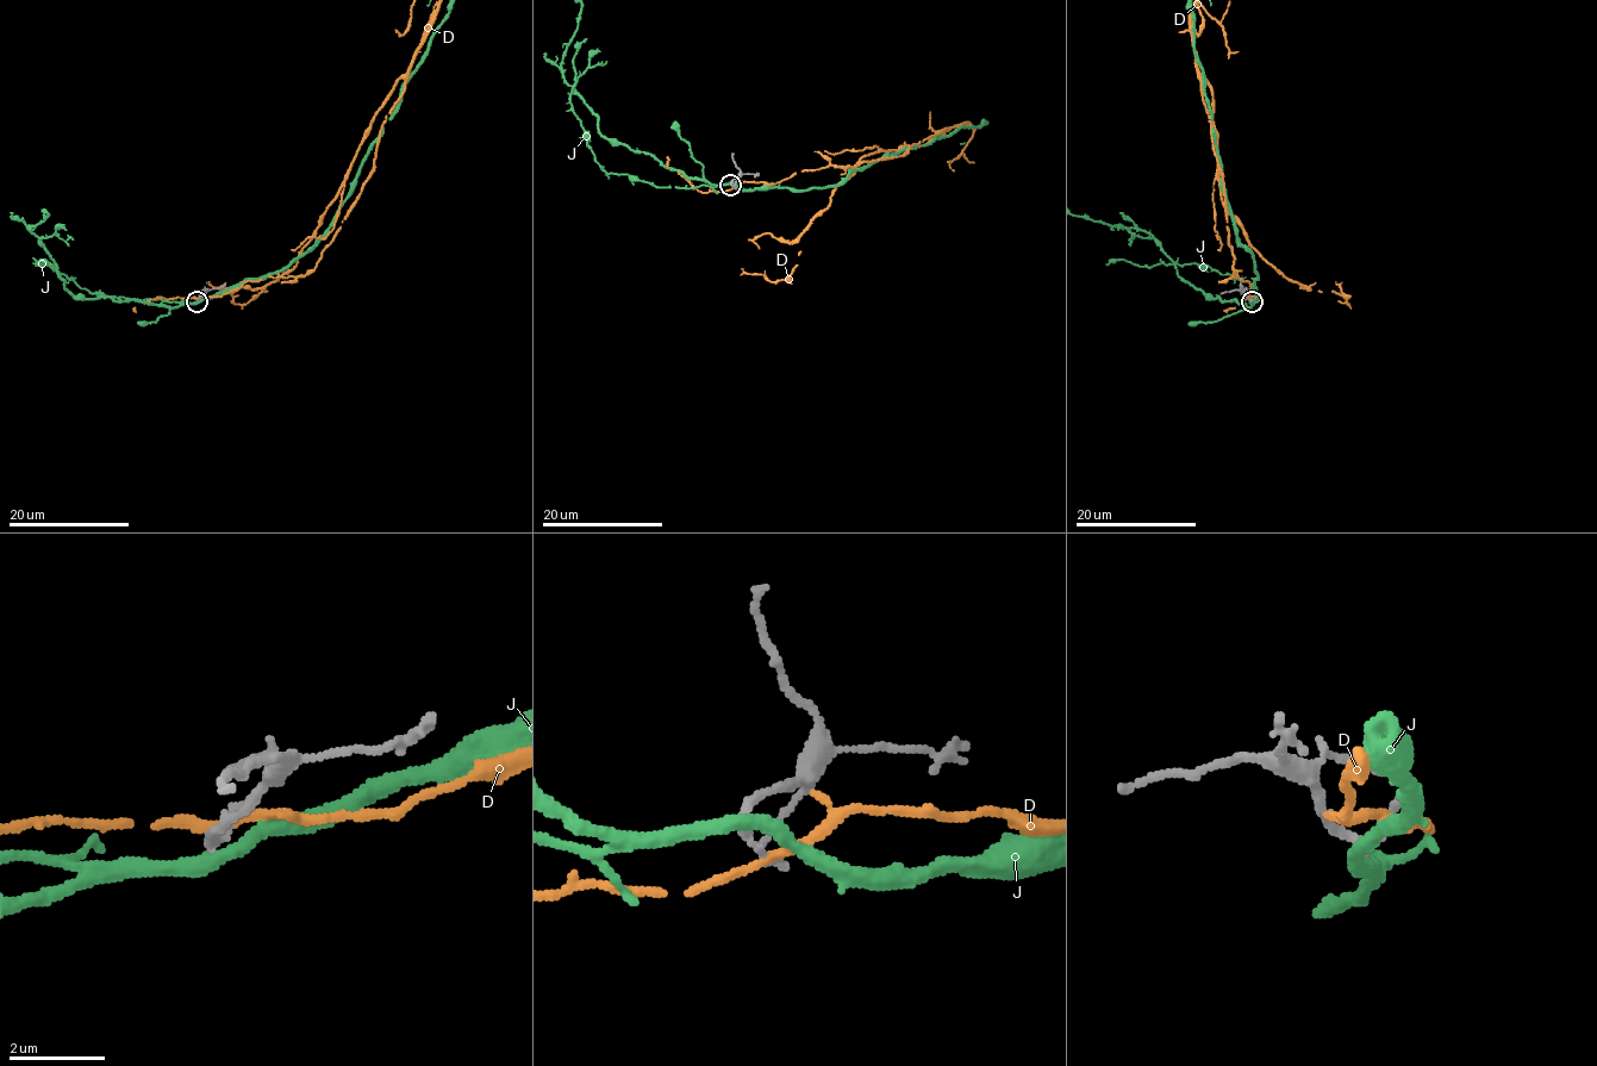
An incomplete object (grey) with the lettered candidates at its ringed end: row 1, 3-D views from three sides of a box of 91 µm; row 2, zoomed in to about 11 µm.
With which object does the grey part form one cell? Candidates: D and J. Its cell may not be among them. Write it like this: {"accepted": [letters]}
{"accepted": []}

